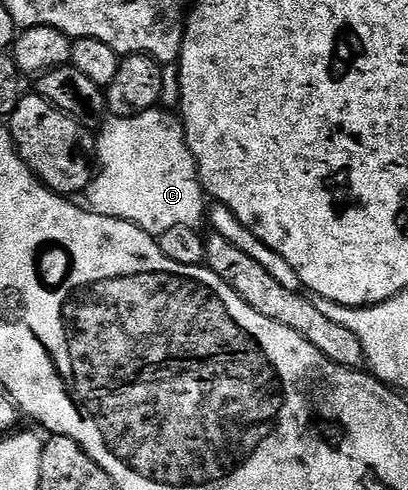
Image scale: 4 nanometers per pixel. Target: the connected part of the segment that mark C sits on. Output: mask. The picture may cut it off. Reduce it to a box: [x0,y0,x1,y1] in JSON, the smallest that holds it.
[84,107,208,238]

